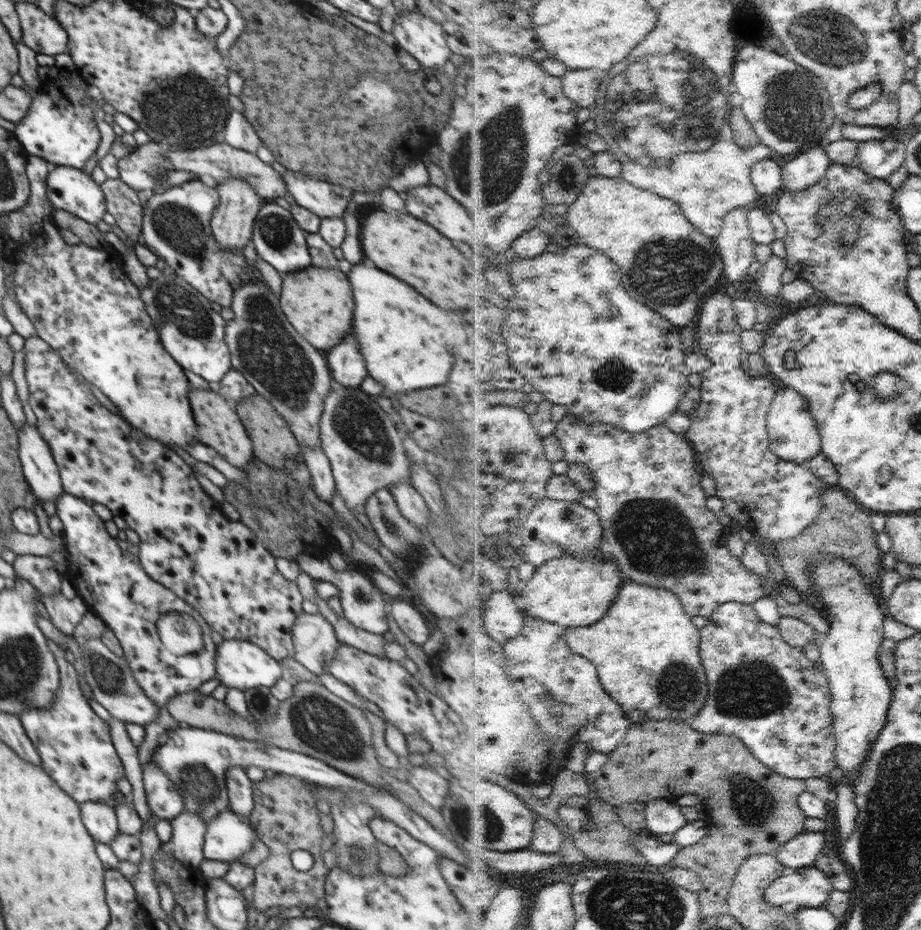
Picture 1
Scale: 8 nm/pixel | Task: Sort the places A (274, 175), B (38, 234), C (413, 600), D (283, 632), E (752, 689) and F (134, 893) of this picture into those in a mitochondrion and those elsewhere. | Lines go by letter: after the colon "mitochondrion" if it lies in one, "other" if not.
A: other
B: other
C: other
D: other
E: mitochondrion
F: other

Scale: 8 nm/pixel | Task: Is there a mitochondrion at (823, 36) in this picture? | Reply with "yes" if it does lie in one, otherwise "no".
yes

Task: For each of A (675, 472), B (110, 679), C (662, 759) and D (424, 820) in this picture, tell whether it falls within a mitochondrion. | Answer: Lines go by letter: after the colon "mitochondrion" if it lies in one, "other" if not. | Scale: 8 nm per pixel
A: other
B: mitochondrion
C: other
D: other

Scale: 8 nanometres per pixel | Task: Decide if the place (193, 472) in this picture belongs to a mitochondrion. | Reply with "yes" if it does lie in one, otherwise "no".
no

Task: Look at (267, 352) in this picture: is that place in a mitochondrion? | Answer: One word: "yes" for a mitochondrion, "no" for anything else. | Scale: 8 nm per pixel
yes

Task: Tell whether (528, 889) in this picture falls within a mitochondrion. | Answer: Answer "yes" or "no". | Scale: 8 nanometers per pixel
no

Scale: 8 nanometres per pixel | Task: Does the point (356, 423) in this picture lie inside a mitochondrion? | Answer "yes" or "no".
yes

